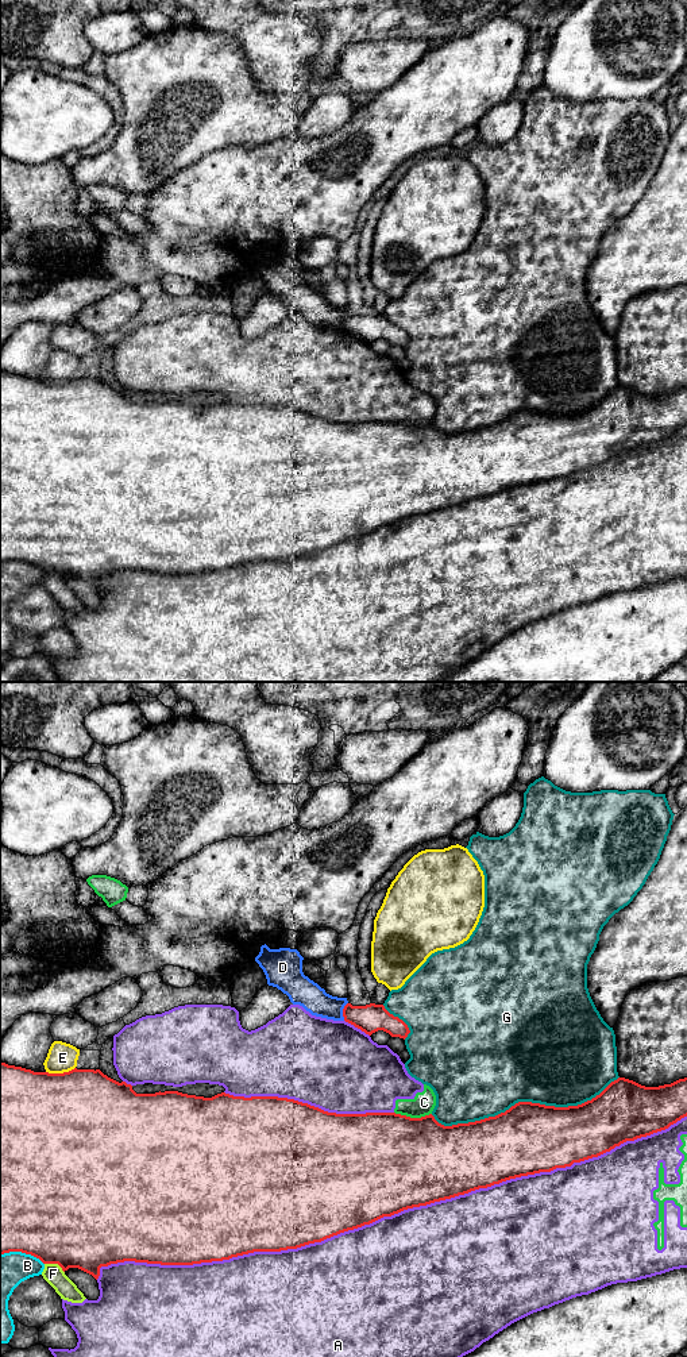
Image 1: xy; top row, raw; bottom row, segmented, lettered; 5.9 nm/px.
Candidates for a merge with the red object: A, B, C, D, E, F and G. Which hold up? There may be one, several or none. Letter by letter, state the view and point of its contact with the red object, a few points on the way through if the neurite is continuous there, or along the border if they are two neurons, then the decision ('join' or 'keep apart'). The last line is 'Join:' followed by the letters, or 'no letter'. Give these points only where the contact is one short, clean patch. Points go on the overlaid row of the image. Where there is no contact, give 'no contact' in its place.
A: contact xy (388, 1215); keep apart
B: contact xy (22, 1252); keep apart
C: contact xy (413, 1118); keep apart
D: contact xy (343, 1012); border xy (347, 1002), (343, 1009), (343, 1020); keep apart
E: contact xy (60, 1074); keep apart
F: contact xy (56, 1263); keep apart
G: contact xy (524, 1102); keep apart
Join: no letter

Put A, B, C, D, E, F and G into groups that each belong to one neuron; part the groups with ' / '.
A C / B / D / E / F / G

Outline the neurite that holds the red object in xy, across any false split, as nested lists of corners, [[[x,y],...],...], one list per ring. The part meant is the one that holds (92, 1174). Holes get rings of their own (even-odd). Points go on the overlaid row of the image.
[[[0,1063],[0,1254],[22,1252],[39,1258],[43,1264],[58,1264],[63,1272],[78,1268],[97,1280],[101,1267],[124,1261],[193,1265],[229,1260],[254,1252],[297,1249],[408,1208],[451,1199],[510,1179],[571,1167],[574,1163],[610,1152],[626,1141],[665,1130],[684,1117],[687,1117],[687,1077],[659,1087],[645,1087],[618,1077],[599,1095],[578,1106],[555,1107],[518,1102],[495,1117],[444,1126],[432,1114],[421,1118],[395,1113],[336,1114],[278,1096],[244,1098],[221,1092],[204,1098],[178,1091],[136,1094],[131,1084],[119,1083],[100,1069],[74,1068],[63,1073],[49,1073]]]

